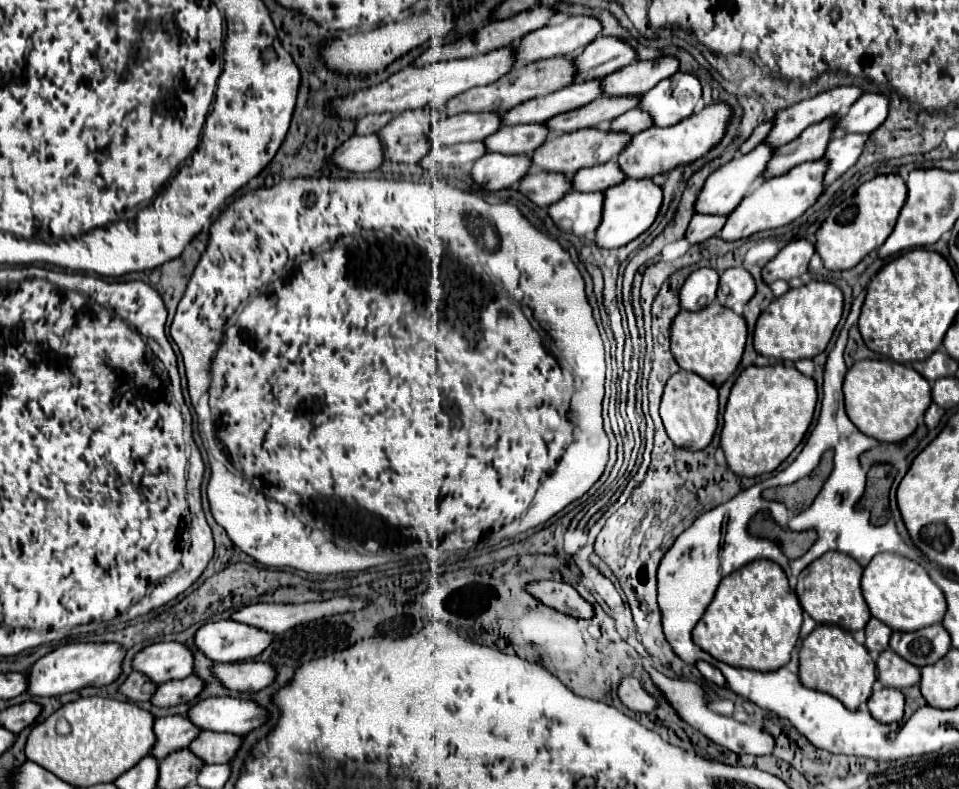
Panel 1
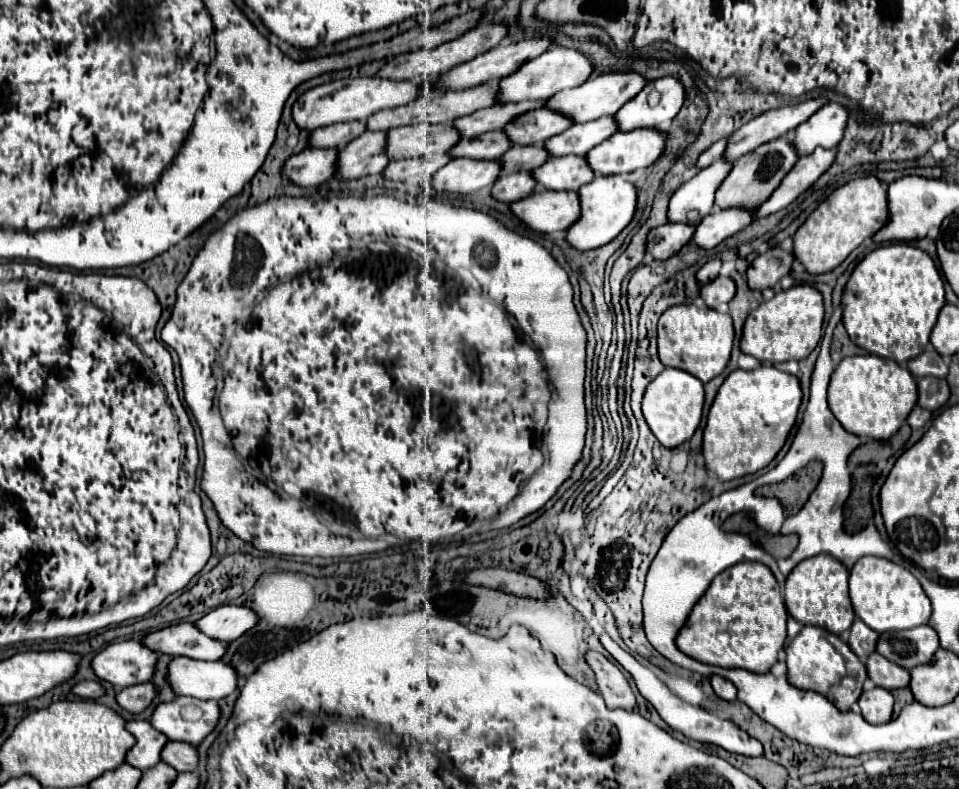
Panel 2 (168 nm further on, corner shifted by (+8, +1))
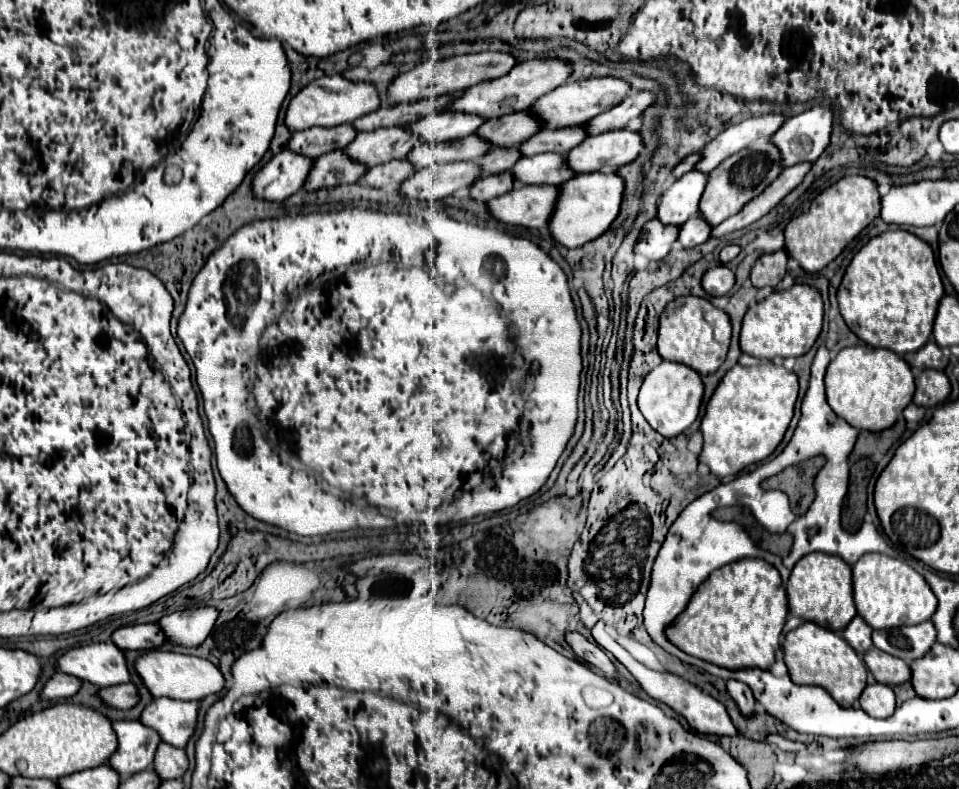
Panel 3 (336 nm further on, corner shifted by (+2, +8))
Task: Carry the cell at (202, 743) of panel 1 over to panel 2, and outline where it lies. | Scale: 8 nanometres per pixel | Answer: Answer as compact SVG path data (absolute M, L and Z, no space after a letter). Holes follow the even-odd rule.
M168 741L162 749L162 761L172 765L176 771L196 771L198 769L198 749L192 743Z

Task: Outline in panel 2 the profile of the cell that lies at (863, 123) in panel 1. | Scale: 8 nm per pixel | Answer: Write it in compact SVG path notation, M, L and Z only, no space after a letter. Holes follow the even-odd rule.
M828 103L822 111L816 111L796 129L794 147L798 147L798 155L812 153L816 147L830 149L838 145L848 125L848 115L850 109L840 103Z

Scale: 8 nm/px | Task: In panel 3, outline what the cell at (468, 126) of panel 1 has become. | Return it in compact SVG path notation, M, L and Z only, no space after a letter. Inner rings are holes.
M380 128L376 132L358 134L346 148L344 154L372 168L376 164L384 164L390 160L402 160L412 146L416 144L416 136L406 132L406 128Z

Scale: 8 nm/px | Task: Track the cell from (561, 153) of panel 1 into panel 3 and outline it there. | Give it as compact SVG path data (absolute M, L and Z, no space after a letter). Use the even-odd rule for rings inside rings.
M490 148L482 158L480 158L480 174L496 174L496 172L506 172L512 170L516 160L520 158L520 152L516 148Z

